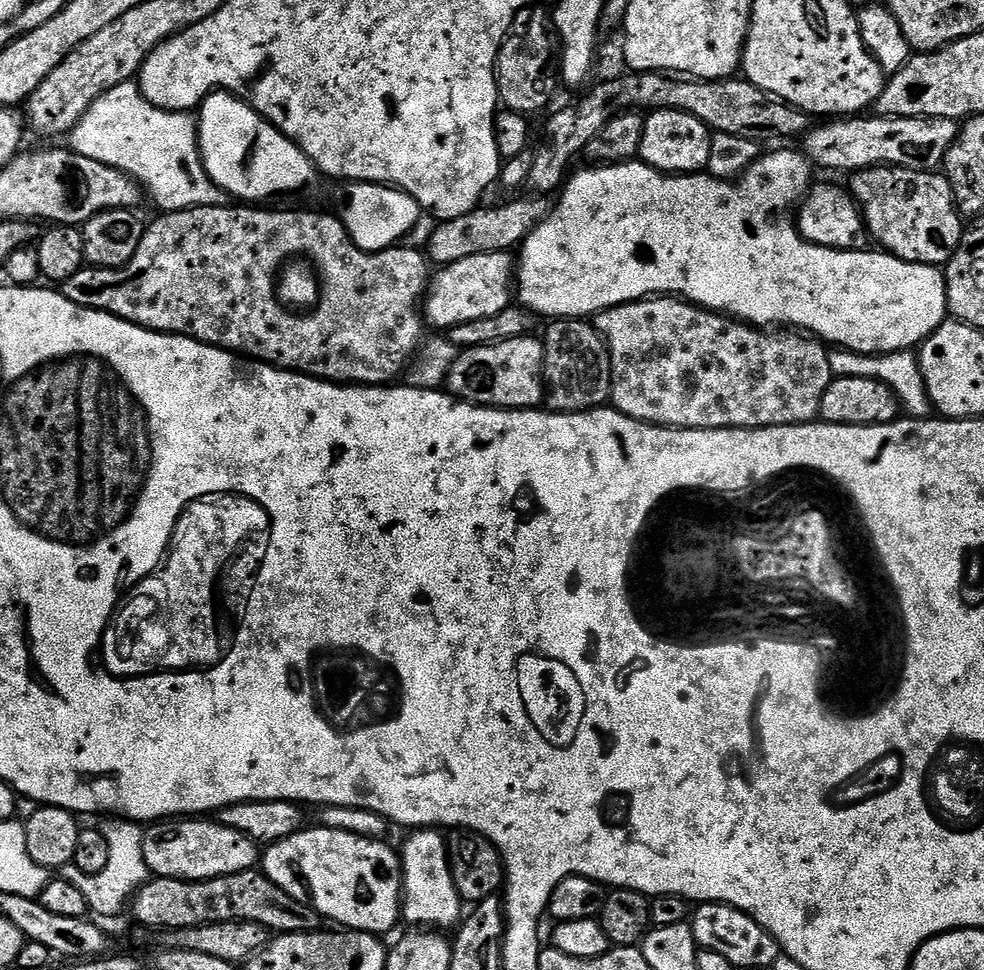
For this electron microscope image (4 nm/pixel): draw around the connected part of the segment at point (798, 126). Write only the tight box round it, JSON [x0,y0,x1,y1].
[528,72,810,194]

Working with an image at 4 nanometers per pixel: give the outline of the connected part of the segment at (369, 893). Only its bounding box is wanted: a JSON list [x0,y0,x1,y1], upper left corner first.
[262,826,402,934]

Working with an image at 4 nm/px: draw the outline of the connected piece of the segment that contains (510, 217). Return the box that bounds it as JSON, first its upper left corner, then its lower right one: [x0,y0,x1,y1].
[426,194,550,266]

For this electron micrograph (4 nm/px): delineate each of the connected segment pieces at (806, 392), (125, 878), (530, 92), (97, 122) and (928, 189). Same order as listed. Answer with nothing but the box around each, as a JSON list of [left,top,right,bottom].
[[595,294,834,428],[66,818,150,917],[496,10,554,116],[71,82,227,213],[850,168,966,265]]

